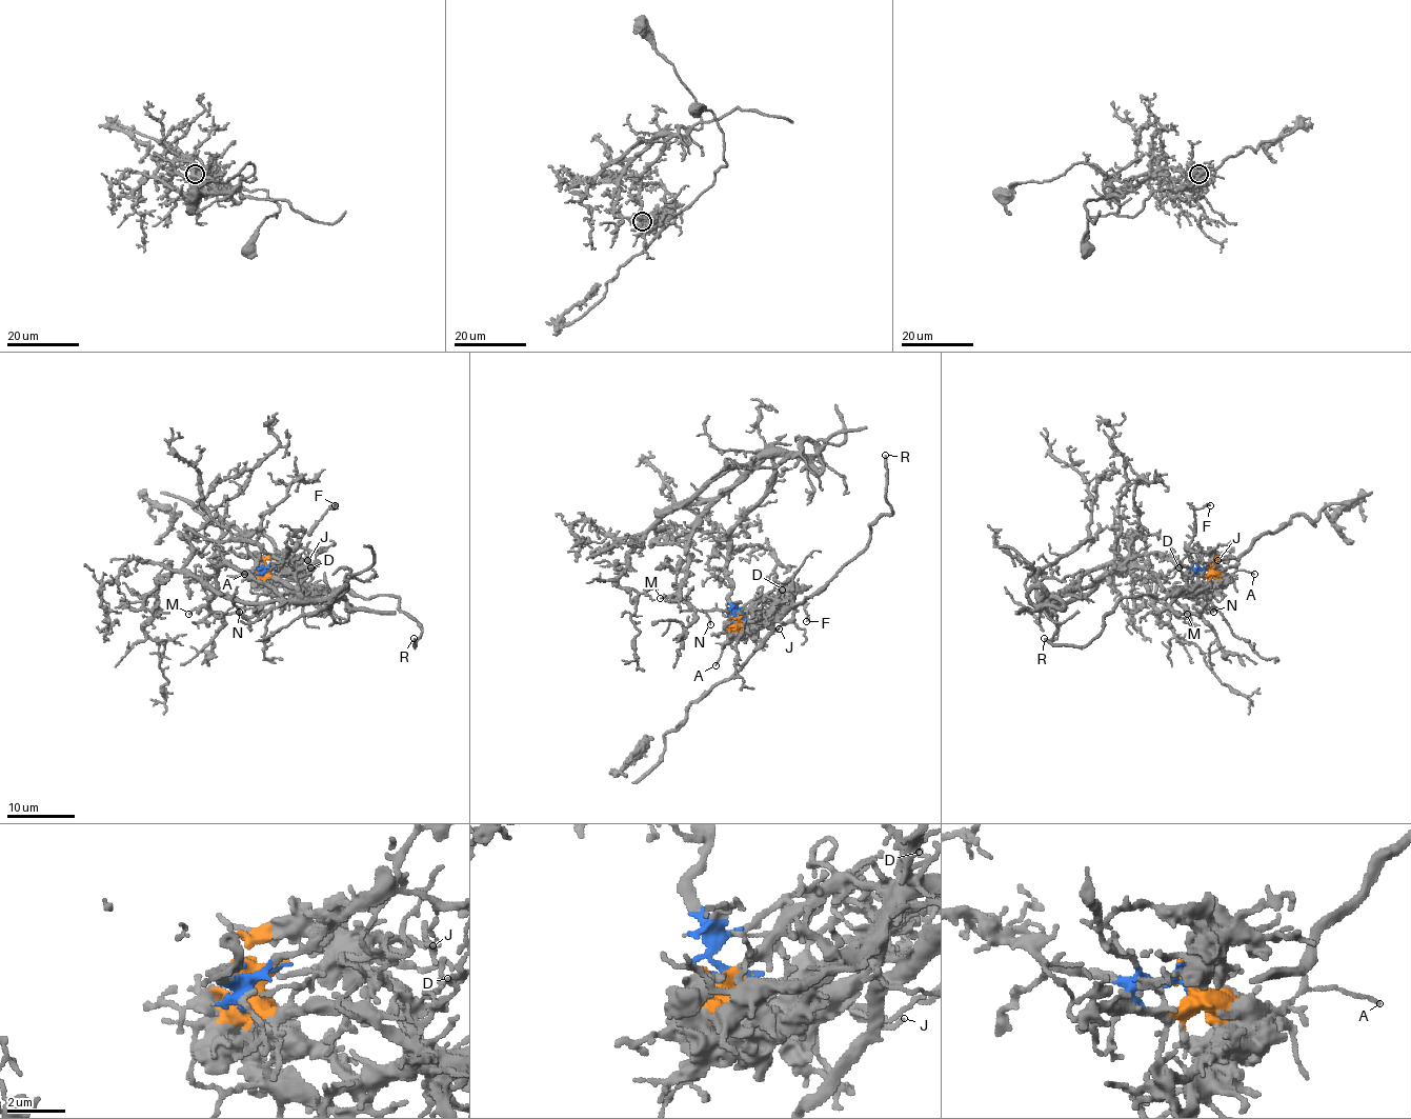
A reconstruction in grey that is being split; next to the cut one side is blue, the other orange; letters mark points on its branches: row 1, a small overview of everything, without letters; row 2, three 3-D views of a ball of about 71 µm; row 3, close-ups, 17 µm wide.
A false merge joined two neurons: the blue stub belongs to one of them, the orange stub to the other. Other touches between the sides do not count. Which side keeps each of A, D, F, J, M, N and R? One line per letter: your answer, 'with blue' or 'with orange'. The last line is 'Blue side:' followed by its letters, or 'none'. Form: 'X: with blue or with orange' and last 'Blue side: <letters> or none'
A: with orange
D: with orange
F: with blue
J: with orange
M: with blue
N: with blue
R: with orange
Blue side: F, M, N

